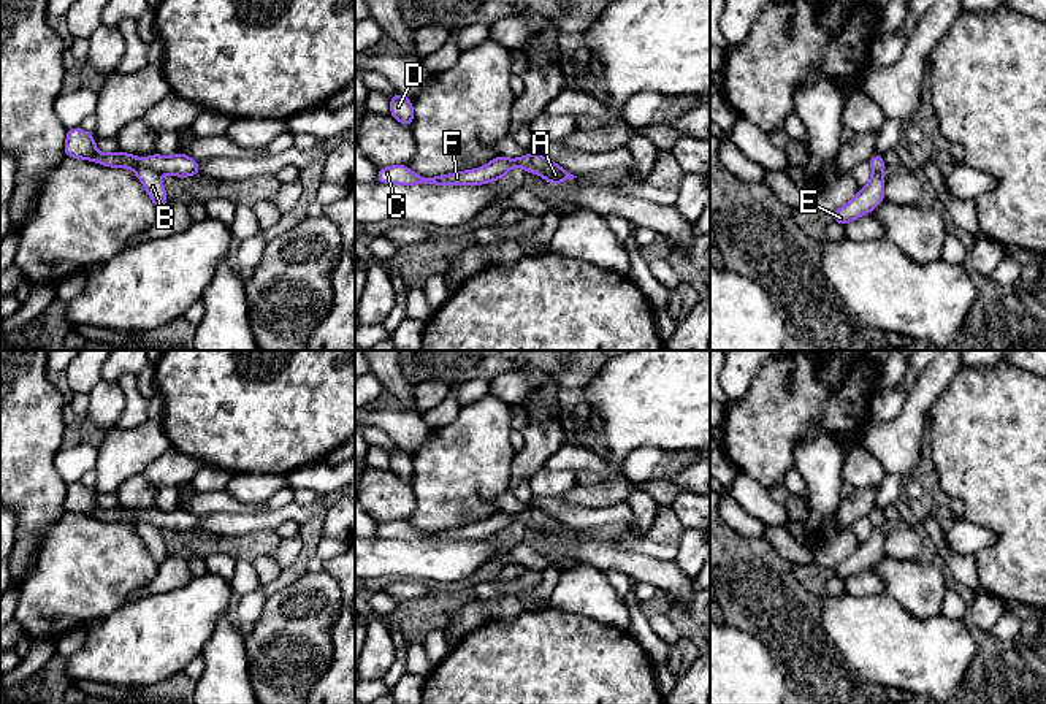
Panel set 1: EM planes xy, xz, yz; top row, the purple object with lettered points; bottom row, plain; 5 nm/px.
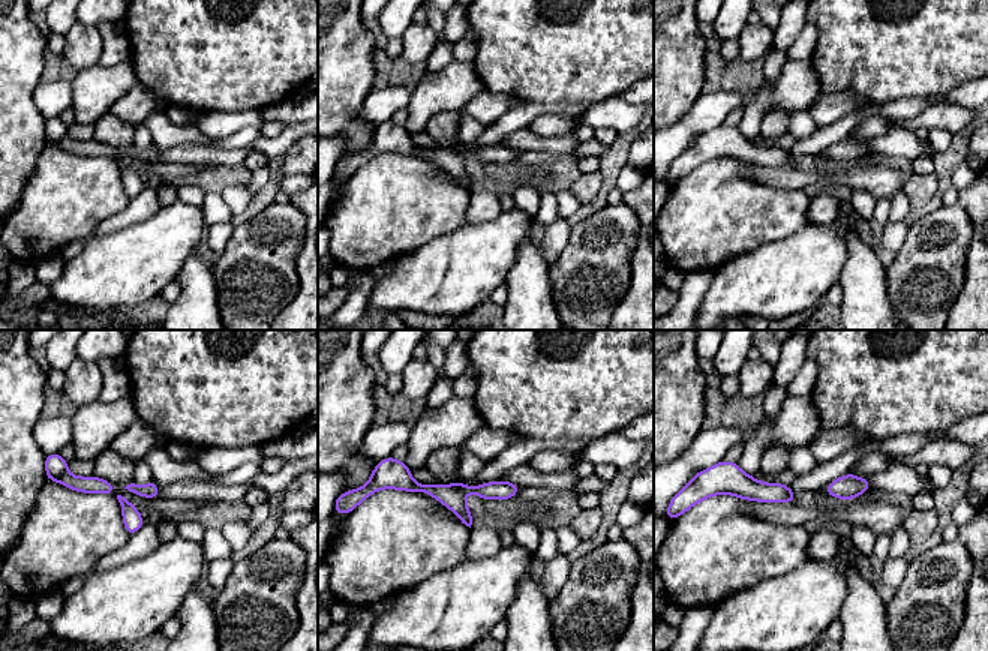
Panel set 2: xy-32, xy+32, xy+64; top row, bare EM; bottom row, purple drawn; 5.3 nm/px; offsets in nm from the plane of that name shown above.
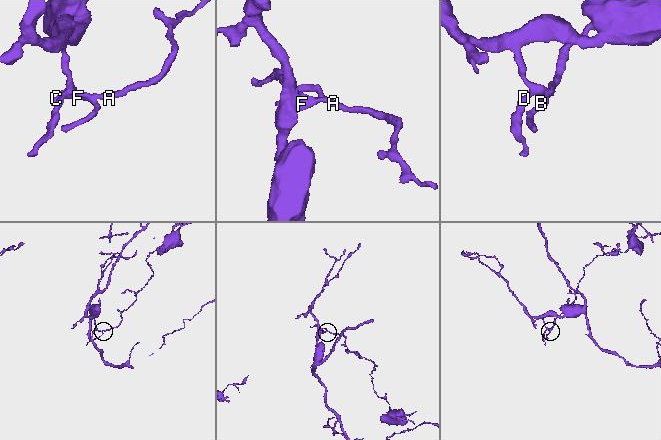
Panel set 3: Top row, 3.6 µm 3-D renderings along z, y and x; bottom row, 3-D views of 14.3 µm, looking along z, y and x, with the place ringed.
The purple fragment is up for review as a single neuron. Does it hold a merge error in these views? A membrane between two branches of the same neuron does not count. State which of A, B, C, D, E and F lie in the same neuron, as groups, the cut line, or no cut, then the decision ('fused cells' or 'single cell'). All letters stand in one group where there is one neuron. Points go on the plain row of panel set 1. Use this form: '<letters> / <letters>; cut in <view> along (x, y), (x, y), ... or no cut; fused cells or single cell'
A D / B C E F; cut in xy along (130, 522), (143, 516), (159, 528); fused cells

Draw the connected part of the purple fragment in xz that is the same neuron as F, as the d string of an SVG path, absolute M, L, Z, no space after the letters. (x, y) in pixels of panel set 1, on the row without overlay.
M498 511L482 523L422 533L415 530L407 520L395 520L377 523L377 538L401 541L482 541L506 533L510 522L510 514Z

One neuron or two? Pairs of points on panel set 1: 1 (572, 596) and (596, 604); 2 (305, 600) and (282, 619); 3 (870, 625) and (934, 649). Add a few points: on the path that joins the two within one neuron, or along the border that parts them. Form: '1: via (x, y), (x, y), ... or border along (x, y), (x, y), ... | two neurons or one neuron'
1: via (579, 596), (590, 598) | one neuron
2: via (300, 604), (287, 617) | one neuron
3: via (886, 641), (894, 649), (918, 649) | one neuron

